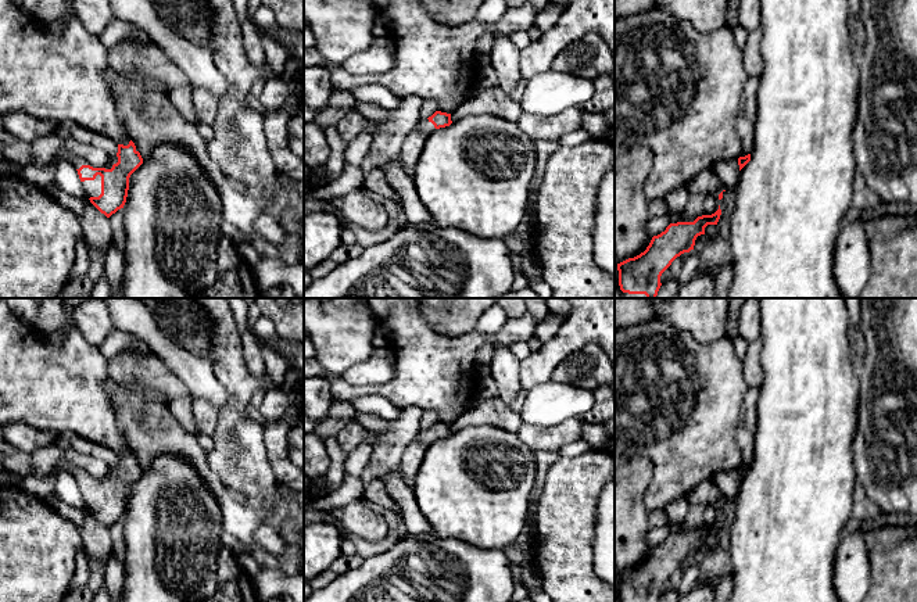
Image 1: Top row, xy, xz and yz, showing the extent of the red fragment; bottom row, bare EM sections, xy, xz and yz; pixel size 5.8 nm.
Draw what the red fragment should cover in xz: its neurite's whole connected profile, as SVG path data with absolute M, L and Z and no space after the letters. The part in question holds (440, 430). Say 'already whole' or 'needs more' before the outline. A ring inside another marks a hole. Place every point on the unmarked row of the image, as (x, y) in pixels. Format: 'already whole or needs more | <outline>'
needs more | M436 422L427 430L419 430L413 440L405 447L401 456L401 470L405 479L415 479L427 448L440 438L452 434L451 424Z

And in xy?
needs more | M130 451L118 455L118 463L110 466L104 479L93 479L83 469L61 461L47 477L26 476L19 487L35 497L47 499L54 492L55 476L61 469L74 474L87 509L107 528L123 519L129 488L143 474L137 458Z

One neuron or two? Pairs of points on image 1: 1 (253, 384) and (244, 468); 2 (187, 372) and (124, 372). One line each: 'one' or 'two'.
1: one
2: two

